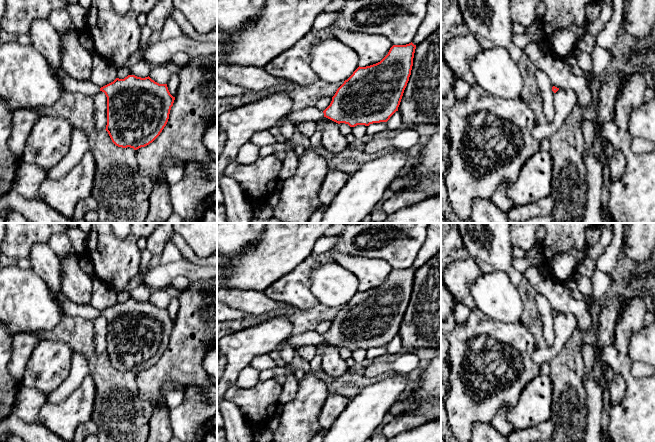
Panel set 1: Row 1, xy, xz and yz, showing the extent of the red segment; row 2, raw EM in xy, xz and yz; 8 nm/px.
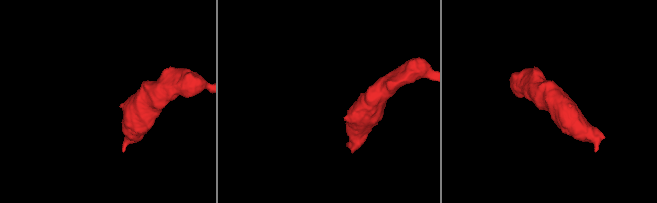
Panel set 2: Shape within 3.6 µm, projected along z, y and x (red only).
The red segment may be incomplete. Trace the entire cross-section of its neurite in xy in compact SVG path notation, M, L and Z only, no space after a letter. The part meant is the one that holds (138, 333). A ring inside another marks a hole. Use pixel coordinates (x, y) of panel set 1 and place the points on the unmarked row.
M61 292L57 293L57 299L64 315L78 316L86 320L93 320L102 315L107 321L107 349L112 366L122 372L137 374L152 367L166 350L173 321L167 308L159 308L149 300L145 302L128 299L124 303L116 302L113 306L99 312L90 304L76 304L68 300Z

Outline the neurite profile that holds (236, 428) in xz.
M226 399L217 400L224 426L226 442L253 442L253 430L242 415L240 408Z

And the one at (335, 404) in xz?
M329 394L318 417L322 429L329 429L337 417L344 411L350 399L340 394Z

